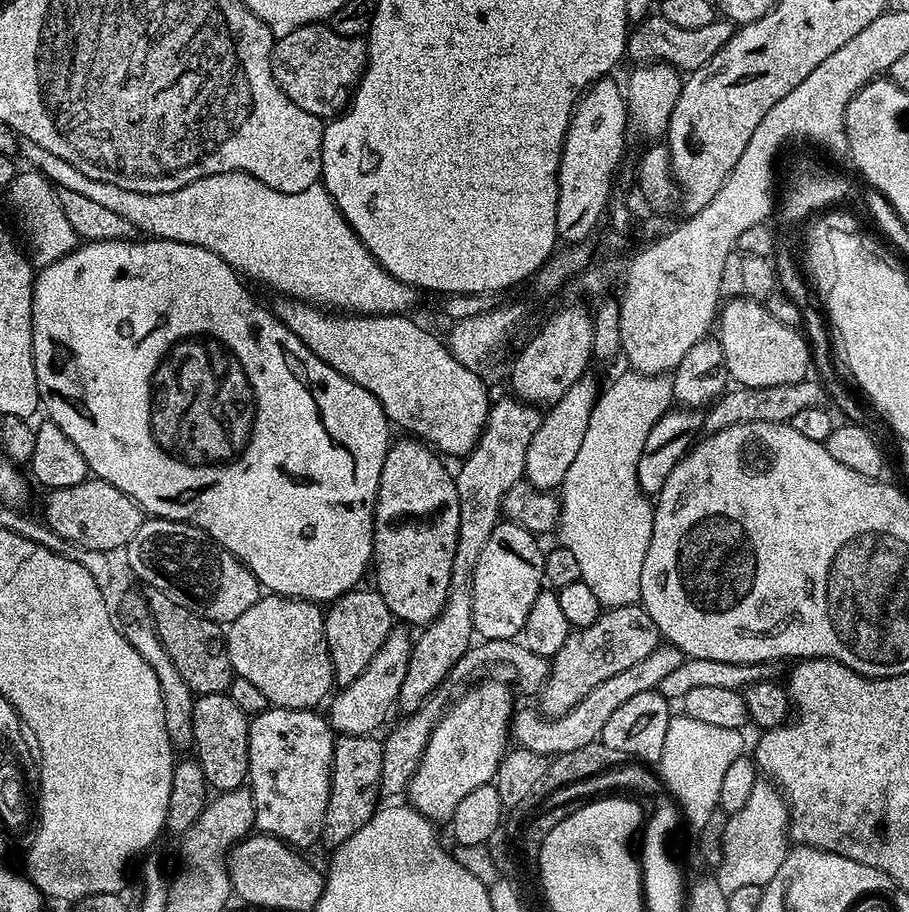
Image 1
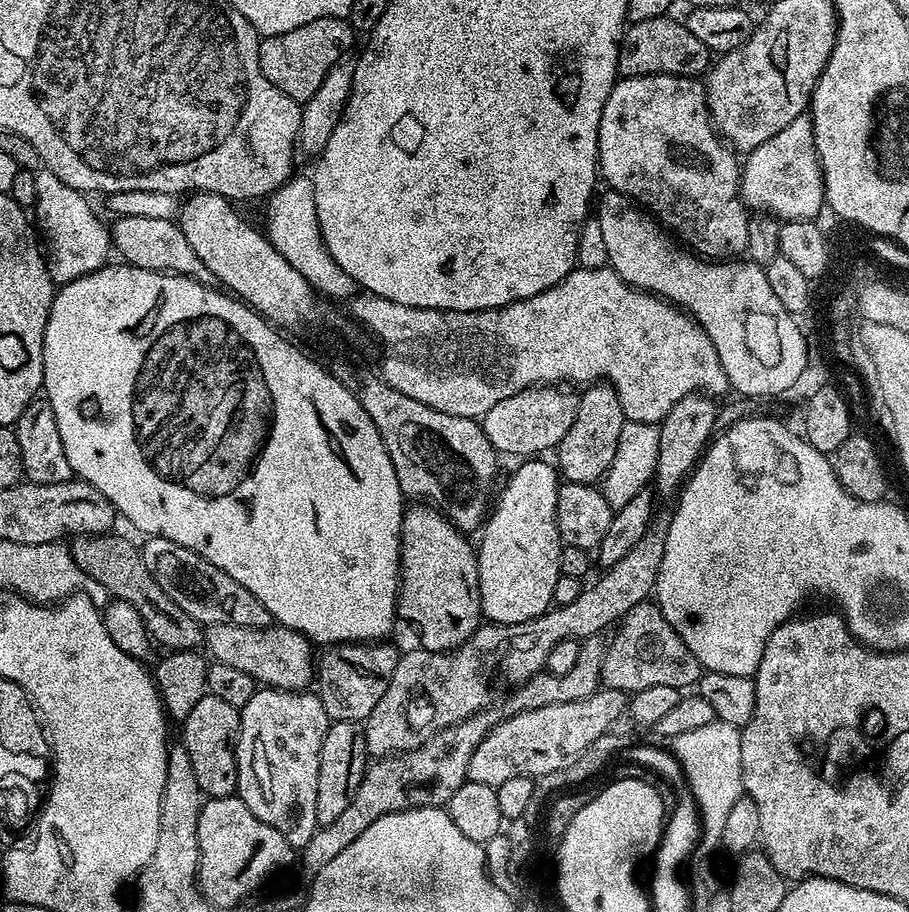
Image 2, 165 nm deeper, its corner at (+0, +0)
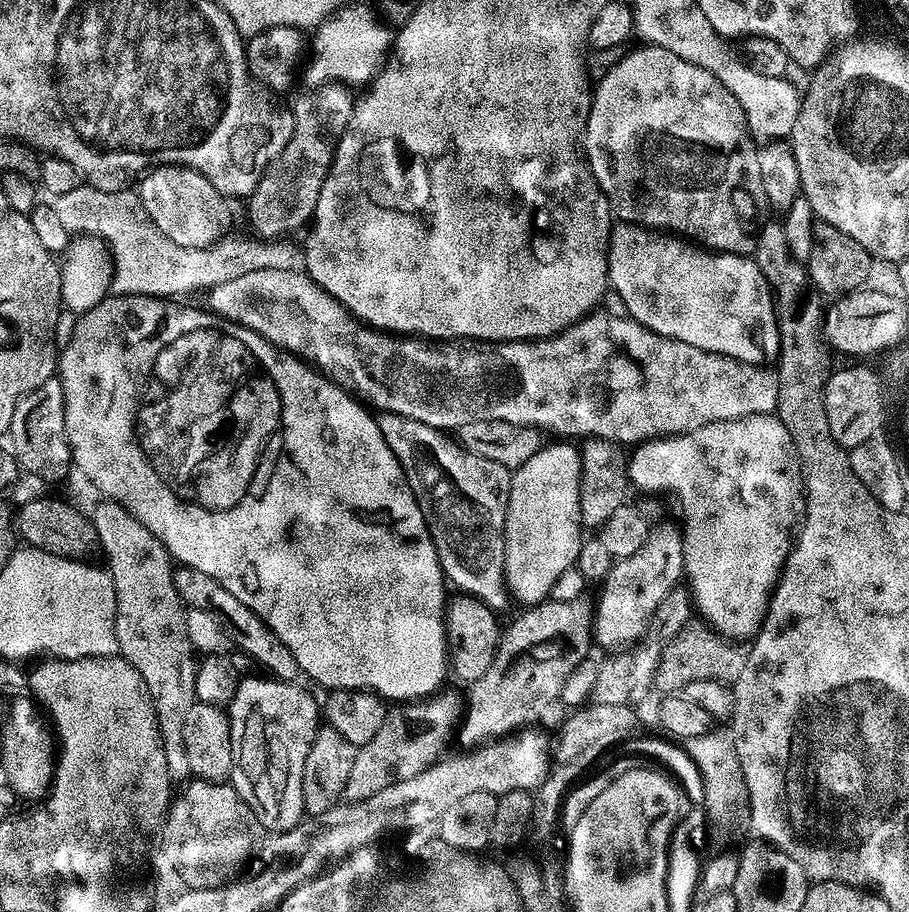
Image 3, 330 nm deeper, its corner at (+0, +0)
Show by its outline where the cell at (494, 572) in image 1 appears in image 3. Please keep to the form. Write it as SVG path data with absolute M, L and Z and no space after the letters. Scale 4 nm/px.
M556 442L560 444L545 443L543 448L538 450L538 454L534 454L534 458L526 458L526 462L522 467L512 472L512 485L510 486L510 494L508 495L508 509L506 510L506 522L504 523L504 583L507 591L510 593L511 599L521 600L521 605L535 606L551 597L554 582L558 582L558 578L562 574L562 570L573 567L578 556L578 550L582 543L582 525L580 522L580 450L575 443L572 442Z

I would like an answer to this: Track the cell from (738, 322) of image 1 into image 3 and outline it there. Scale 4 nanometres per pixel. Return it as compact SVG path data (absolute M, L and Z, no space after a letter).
M616 222L608 243L608 283L611 291L622 298L628 315L654 330L654 334L729 356L749 366L768 366L779 357L780 335L772 288L752 256L735 256L729 252L713 254L675 234L665 234L643 224Z

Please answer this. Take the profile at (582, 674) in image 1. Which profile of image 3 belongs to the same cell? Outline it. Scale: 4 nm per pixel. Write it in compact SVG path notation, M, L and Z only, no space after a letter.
M681 627L680 631L665 640L660 651L660 659L654 669L654 684L657 684L664 694L676 694L690 682L699 680L735 681L736 675L742 670L745 653L736 648L730 648L725 639L710 631L707 627L688 629Z

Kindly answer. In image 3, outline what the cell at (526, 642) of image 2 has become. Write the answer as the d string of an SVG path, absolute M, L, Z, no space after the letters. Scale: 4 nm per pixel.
M442 691L415 702L389 707L378 734L356 749L354 766L350 769L350 782L346 782L343 794L345 801L368 800L378 794L378 790L386 790L386 786L394 782L414 778L414 774L422 774L422 770L441 759L445 751L443 748L451 736L453 739L462 720L462 696L460 700L458 693Z

